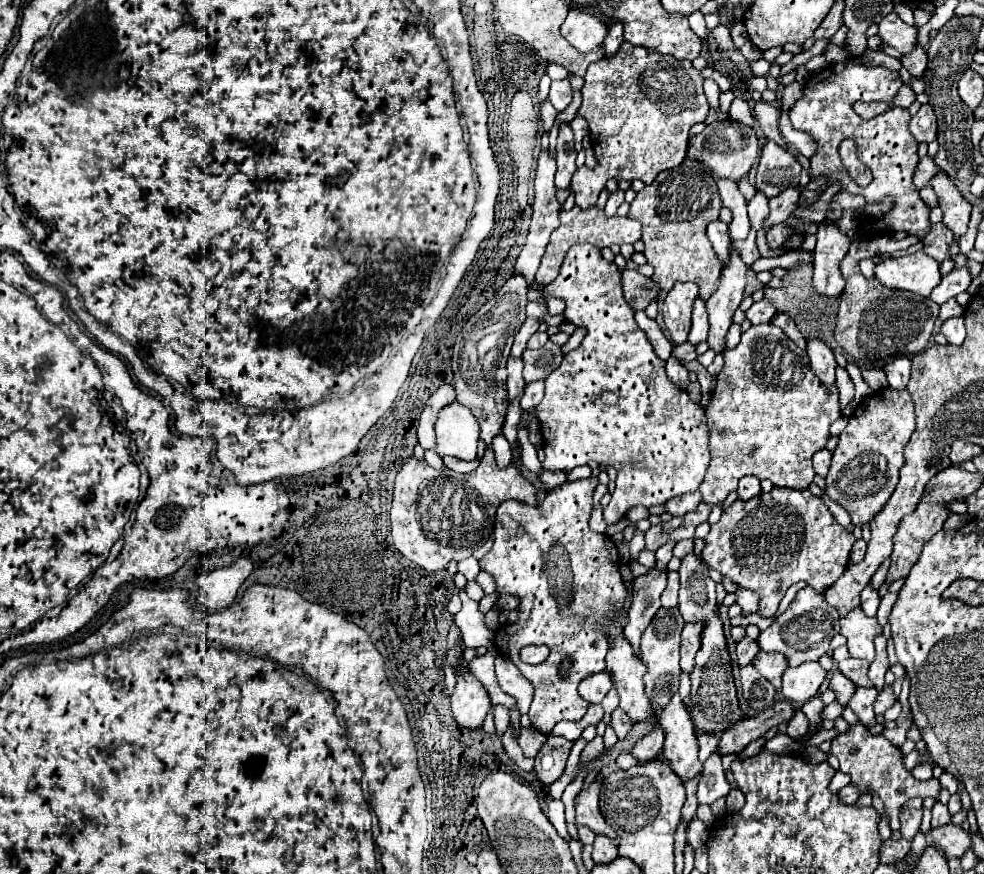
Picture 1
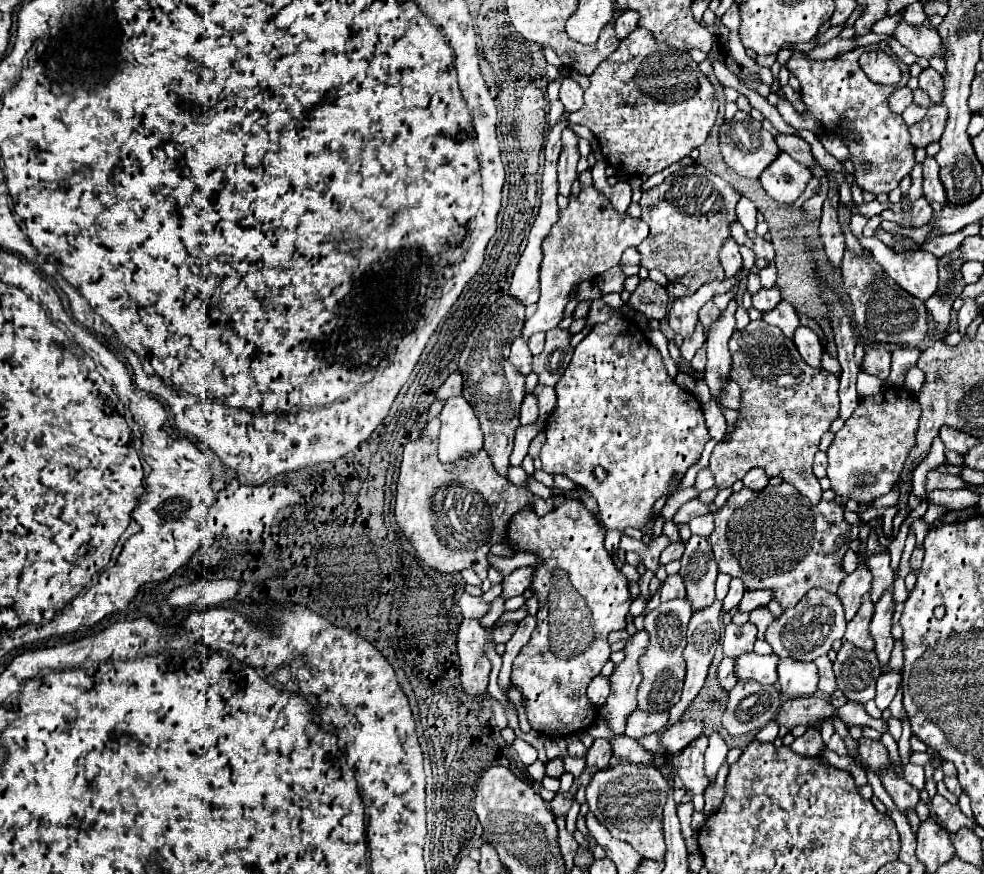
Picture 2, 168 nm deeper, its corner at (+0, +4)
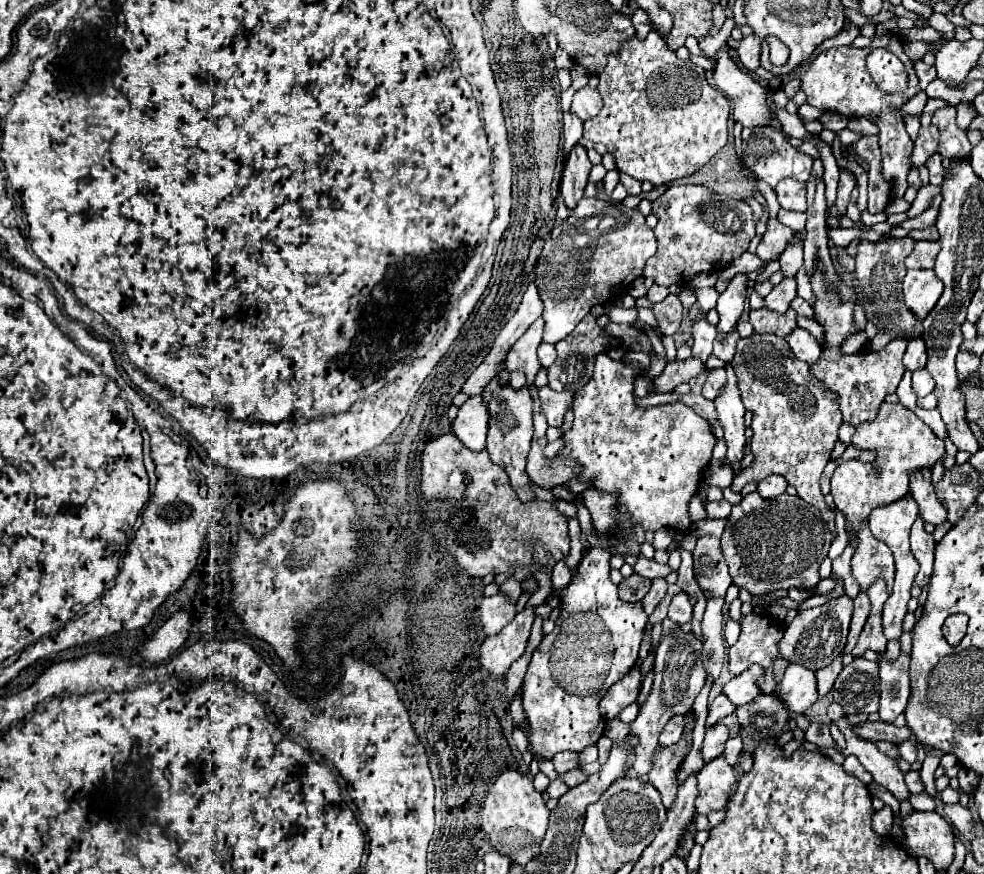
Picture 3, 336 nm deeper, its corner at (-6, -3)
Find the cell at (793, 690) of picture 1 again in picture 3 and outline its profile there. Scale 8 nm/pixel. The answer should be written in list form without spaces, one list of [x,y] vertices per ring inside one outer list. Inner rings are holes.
[[[789,665],[785,675],[775,691],[775,695],[787,705],[793,713],[803,713],[817,701],[817,681],[815,673],[805,665]]]

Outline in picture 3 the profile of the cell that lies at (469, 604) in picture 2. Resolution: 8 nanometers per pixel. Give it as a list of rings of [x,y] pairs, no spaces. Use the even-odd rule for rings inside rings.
[[[497,593],[481,603],[481,625],[487,635],[497,635],[517,615],[517,601]]]

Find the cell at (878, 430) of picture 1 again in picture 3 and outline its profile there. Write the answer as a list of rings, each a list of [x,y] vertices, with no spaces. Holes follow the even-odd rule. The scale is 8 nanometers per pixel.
[[[883,403],[875,421],[869,421],[855,429],[853,445],[859,449],[875,449],[875,463],[879,465],[881,475],[873,473],[873,463],[861,461],[847,461],[835,469],[831,479],[831,495],[835,499],[835,507],[847,519],[847,533],[857,533],[861,523],[869,521],[869,515],[875,507],[901,499],[909,491],[909,471],[933,467],[945,453],[943,441],[901,403]]]

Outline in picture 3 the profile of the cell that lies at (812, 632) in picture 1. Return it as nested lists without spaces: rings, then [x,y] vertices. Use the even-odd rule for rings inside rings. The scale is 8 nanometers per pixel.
[[[845,595],[839,599],[831,599],[819,607],[799,611],[793,623],[785,629],[785,635],[781,639],[781,655],[789,663],[807,665],[807,669],[811,671],[817,671],[829,665],[837,655],[843,653],[851,615],[853,615],[853,601]]]

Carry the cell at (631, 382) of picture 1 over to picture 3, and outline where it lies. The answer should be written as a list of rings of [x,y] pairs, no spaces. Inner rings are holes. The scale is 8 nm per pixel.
[[[605,353],[597,357],[591,381],[585,387],[581,387],[573,397],[575,421],[573,427],[563,433],[565,449],[557,457],[581,461],[581,465],[585,465],[585,473],[581,473],[579,479],[581,481],[593,479],[595,489],[603,489],[605,493],[619,491],[619,503],[625,505],[627,511],[633,515],[633,525],[641,523],[643,529],[647,531],[669,527],[685,533],[693,525],[689,517],[689,503],[703,481],[703,471],[711,461],[711,453],[717,439],[711,431],[711,425],[683,401],[649,409],[635,407],[633,381],[637,375],[643,375],[643,369],[639,365],[613,361]]]

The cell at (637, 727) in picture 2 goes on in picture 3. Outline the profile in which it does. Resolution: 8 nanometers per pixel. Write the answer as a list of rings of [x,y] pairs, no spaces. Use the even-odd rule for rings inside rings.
[[[675,715],[663,729],[661,733],[661,745],[669,747],[669,745],[675,745],[679,739],[681,739],[681,733],[683,733],[683,717],[681,715]]]

